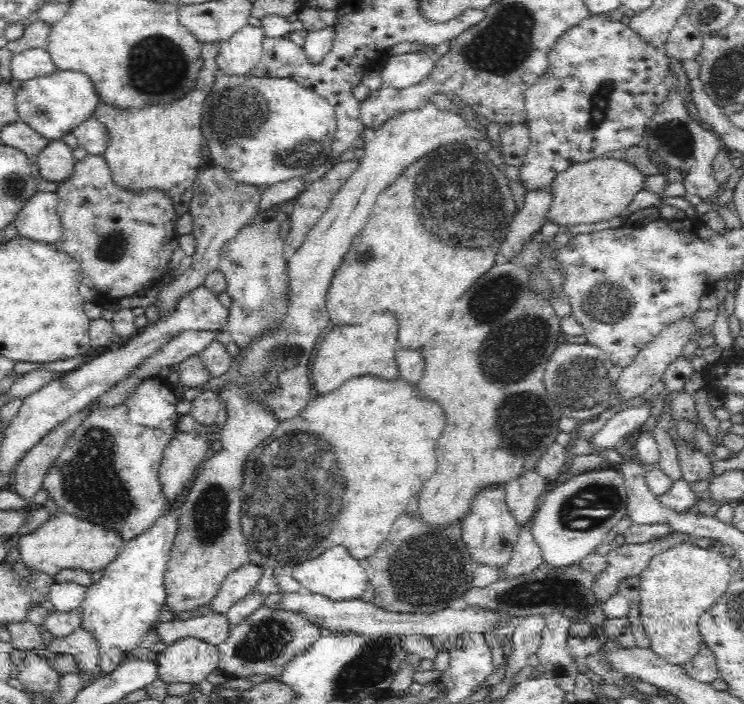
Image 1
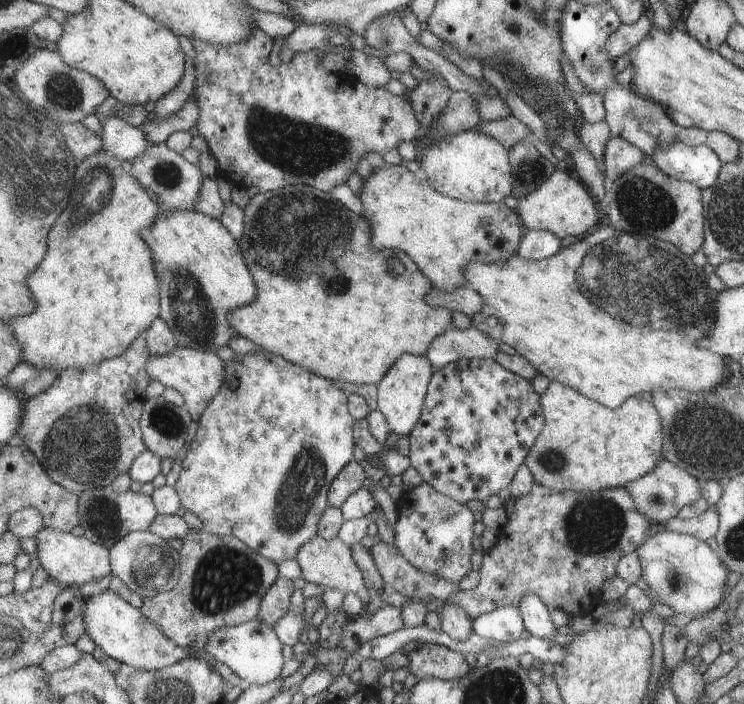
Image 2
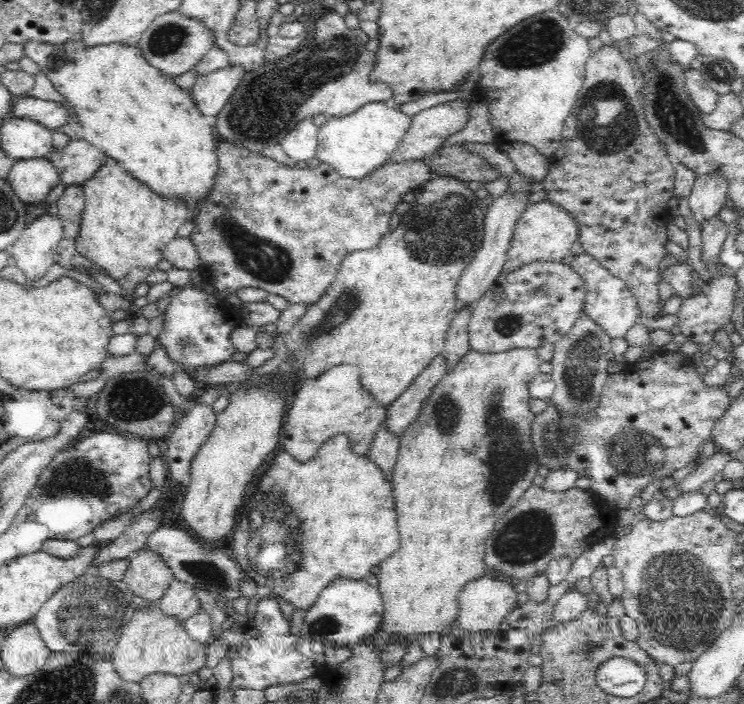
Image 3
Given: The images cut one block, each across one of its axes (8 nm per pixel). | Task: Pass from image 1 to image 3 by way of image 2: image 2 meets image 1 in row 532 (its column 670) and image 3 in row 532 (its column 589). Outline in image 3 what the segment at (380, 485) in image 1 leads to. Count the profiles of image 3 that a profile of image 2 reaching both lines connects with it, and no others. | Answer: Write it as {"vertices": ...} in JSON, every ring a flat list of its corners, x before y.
{"vertices":[[346,434,330,438,317,453,306,462,294,460,286,449,271,456,266,470,248,487,245,505,239,511,238,526,235,526,230,543,230,558,242,573,260,584,261,589,272,590,292,602,295,608,307,611,318,598,322,589,337,578,362,580,374,568,400,546,398,515,395,512,394,485,384,471,374,464,368,453,358,456,352,451]]}

